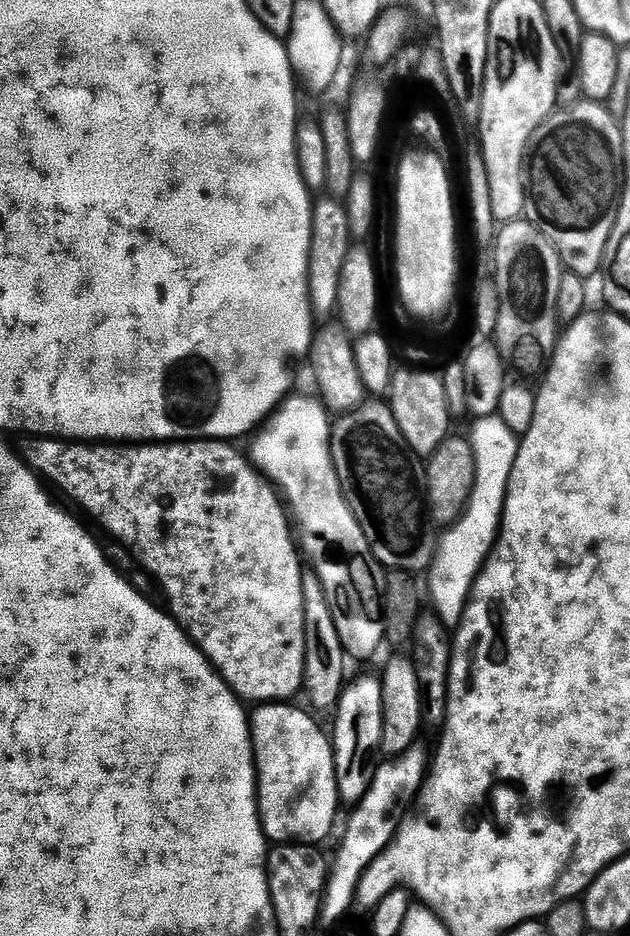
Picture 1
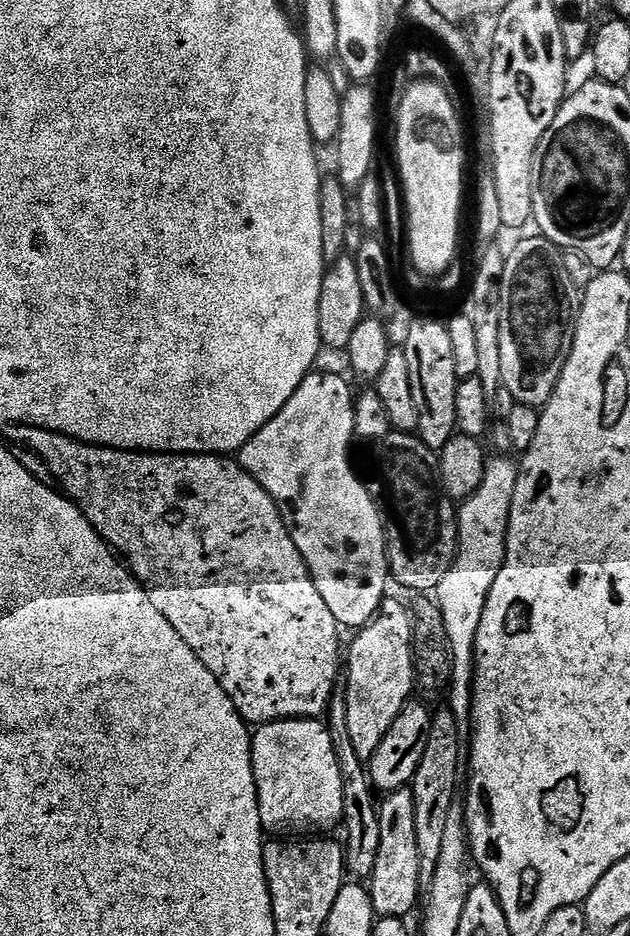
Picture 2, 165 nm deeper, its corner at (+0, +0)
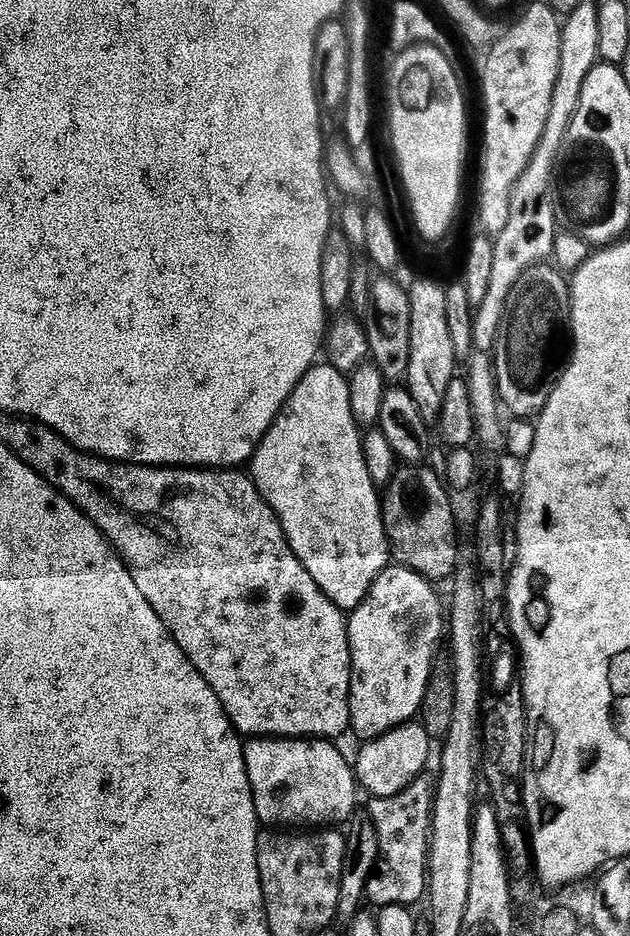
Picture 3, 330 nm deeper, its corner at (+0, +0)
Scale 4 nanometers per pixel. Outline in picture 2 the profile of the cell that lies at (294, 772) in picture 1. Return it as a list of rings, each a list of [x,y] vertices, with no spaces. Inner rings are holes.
[[[323,719],[275,720],[261,724],[252,732],[252,765],[258,790],[258,810],[265,833],[276,838],[320,838],[331,828],[341,827],[343,780],[335,757],[334,744]]]

